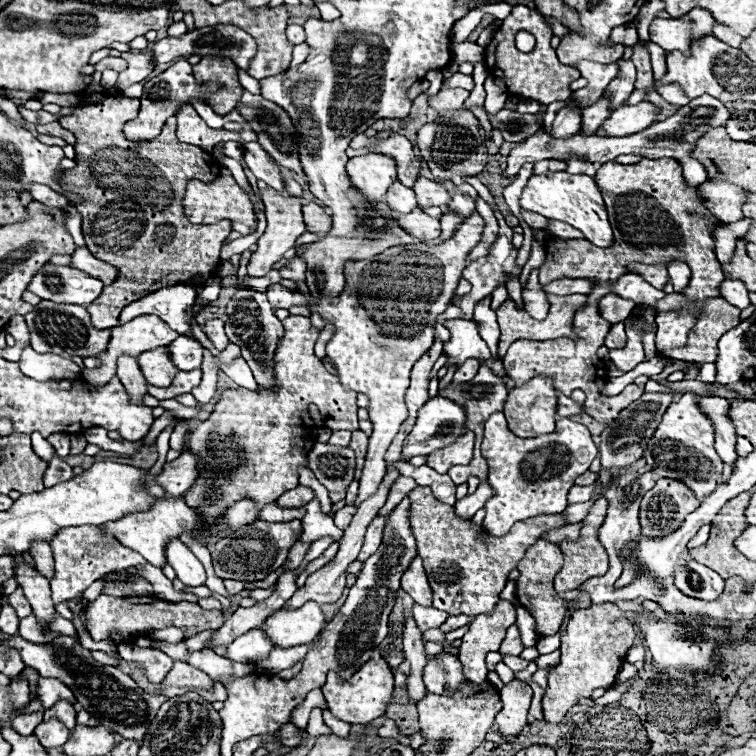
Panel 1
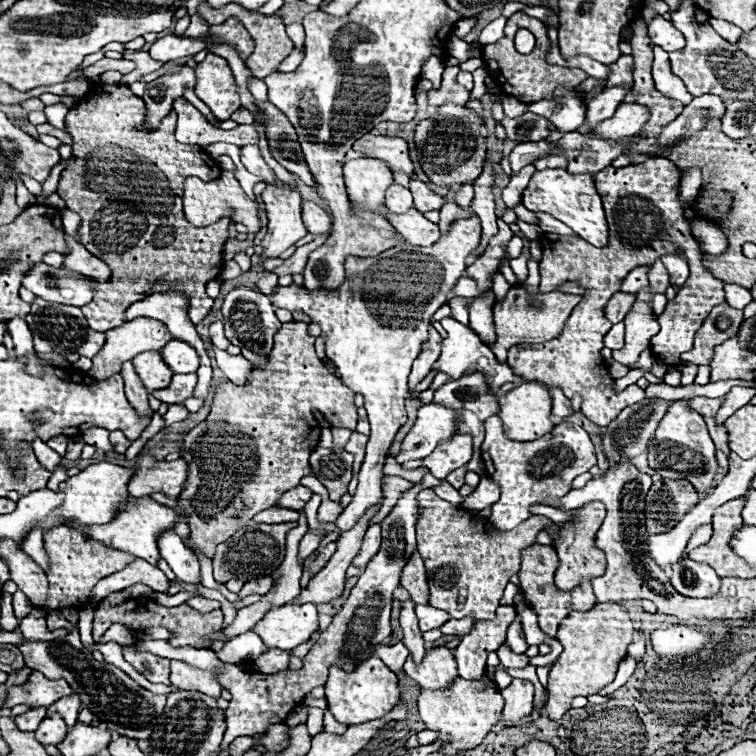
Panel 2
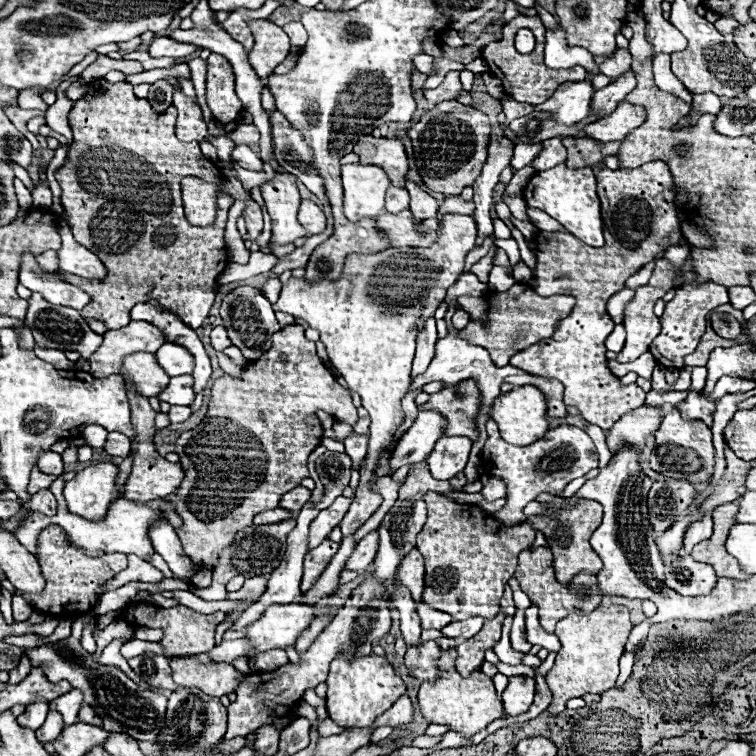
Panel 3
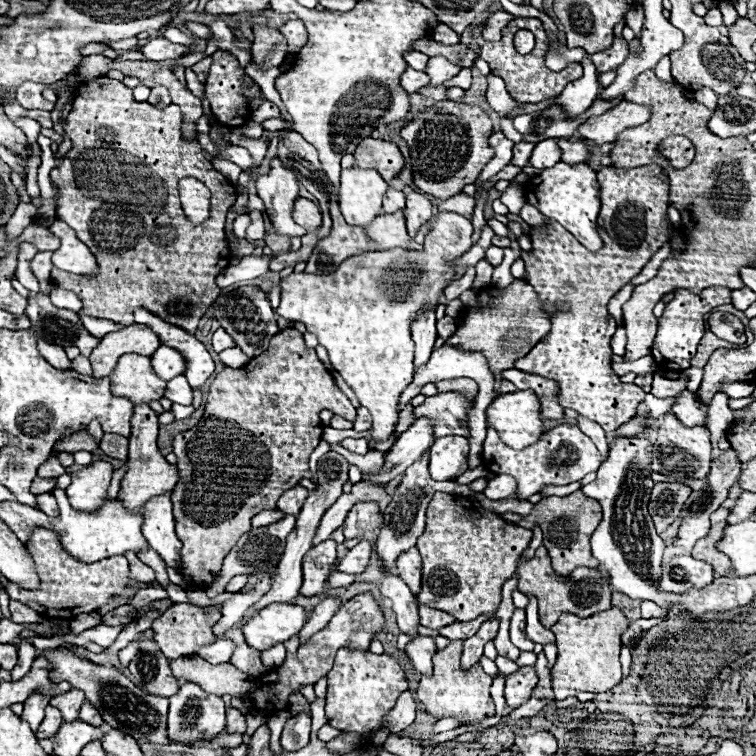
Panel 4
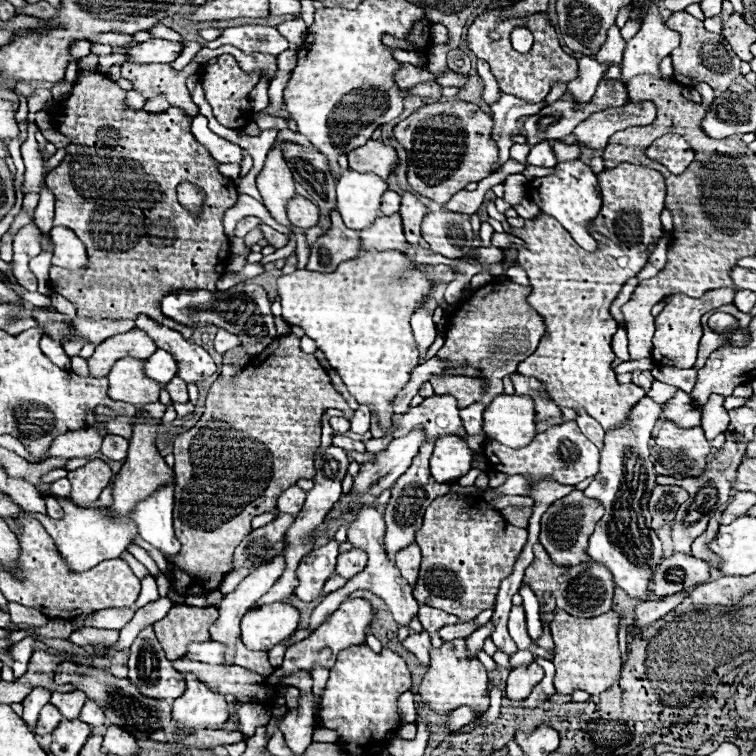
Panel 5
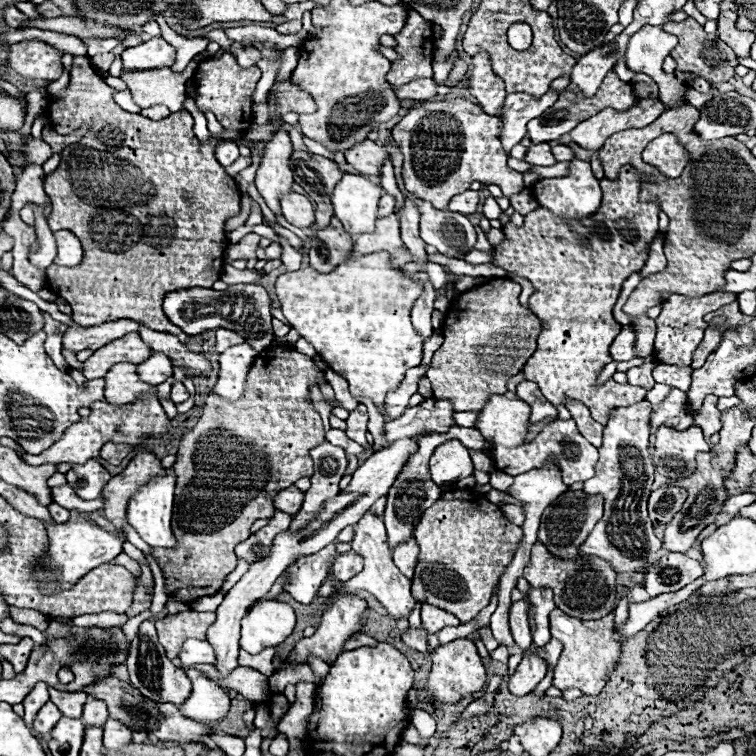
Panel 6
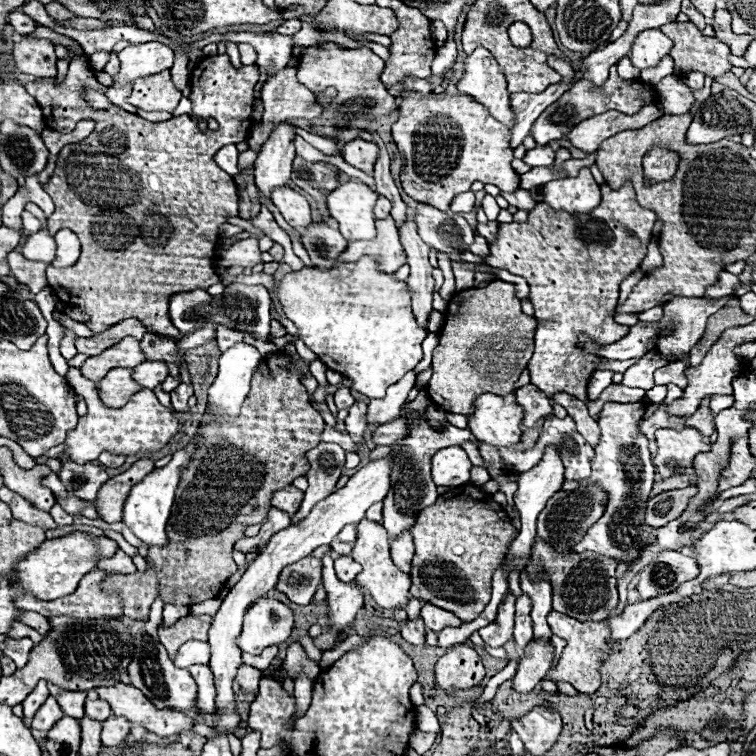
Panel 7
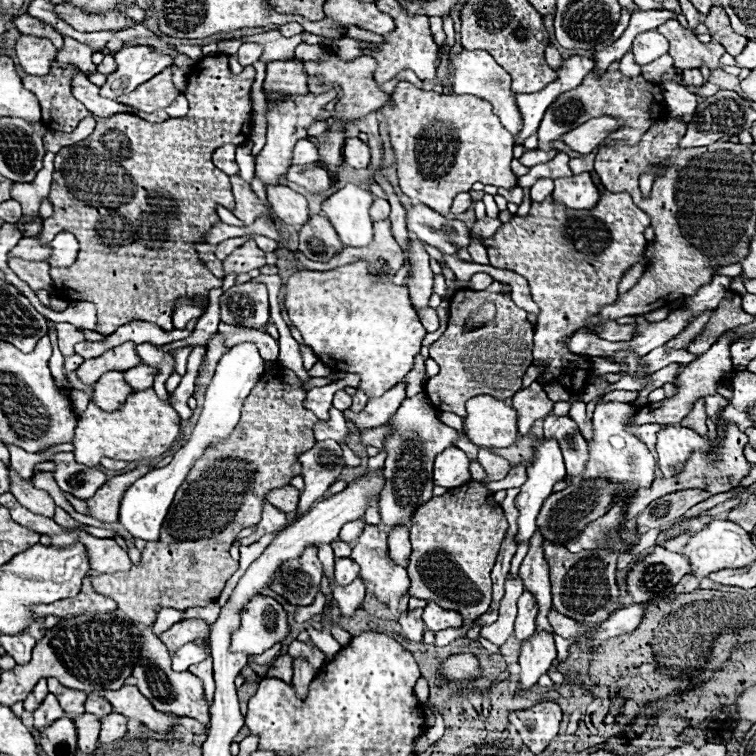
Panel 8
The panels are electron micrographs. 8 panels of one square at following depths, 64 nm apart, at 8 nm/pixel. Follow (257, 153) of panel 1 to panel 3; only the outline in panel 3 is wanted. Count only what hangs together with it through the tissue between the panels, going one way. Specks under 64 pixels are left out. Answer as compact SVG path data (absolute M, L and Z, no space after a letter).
M236 146L232 150L232 160L238 162L242 168L246 170L256 170L256 172L262 172L262 160L260 156L250 148L250 146Z

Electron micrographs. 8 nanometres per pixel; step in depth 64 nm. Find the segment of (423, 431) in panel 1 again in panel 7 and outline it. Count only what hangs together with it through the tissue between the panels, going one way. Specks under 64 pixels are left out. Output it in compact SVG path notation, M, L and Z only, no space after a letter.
M394 452L386 454L384 458L380 460L370 460L366 466L362 466L354 476L350 476L348 484L340 490L336 490L332 496L328 496L326 500L318 502L312 512L298 524L282 530L282 532L276 532L266 550L250 562L248 570L244 572L244 576L240 578L240 582L228 592L228 596L222 600L222 606L220 610L216 612L214 616L214 622L208 630L208 644L212 646L212 658L210 658L210 668L214 672L214 680L216 680L216 690L218 690L218 712L216 712L216 730L222 732L222 734L230 734L234 732L234 728L238 726L240 718L234 710L234 692L232 692L232 680L236 676L236 670L238 666L242 664L242 650L236 646L236 638L240 636L240 626L242 626L242 616L246 614L246 610L258 600L262 598L266 592L270 592L276 582L278 582L278 576L282 572L284 566L288 564L294 564L296 560L304 558L304 556L310 556L310 552L314 552L318 546L326 546L330 544L338 534L340 530L346 526L346 524L358 524L366 510L380 502L386 492L390 490L390 472L392 472L392 458L394 458Z

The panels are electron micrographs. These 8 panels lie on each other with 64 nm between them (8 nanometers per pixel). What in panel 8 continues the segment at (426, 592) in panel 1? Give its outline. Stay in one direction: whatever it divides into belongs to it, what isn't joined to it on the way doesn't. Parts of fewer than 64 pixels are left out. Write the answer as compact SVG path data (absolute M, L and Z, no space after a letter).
M398 526L390 532L388 536L388 548L390 548L390 558L400 564L402 568L408 566L408 558L410 558L410 552L412 552L412 546L410 546L410 536L408 536L408 526Z

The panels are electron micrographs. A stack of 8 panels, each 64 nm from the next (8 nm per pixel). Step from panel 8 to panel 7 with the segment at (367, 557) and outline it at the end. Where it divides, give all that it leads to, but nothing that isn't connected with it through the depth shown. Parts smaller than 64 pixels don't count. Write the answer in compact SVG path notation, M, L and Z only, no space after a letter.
M368 518L360 520L358 526L358 536L354 542L354 550L352 550L352 558L356 562L360 562L364 568L362 572L354 578L354 584L358 584L360 588L368 590L374 600L388 610L398 610L398 608L406 608L410 602L410 576L404 574L400 568L396 568L390 560L390 538L388 532L382 528L380 522L372 522Z

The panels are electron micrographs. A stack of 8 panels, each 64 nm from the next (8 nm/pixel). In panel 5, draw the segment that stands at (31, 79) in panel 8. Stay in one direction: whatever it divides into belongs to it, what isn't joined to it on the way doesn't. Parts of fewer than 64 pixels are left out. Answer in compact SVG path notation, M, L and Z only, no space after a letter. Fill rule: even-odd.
M222 54L222 56L216 56L216 64L210 64L210 66L206 66L202 70L200 80L202 80L202 86L204 86L206 100L210 102L212 110L214 110L214 116L218 118L218 122L222 126L236 128L236 130L239 128L241 130L245 128L246 124L252 122L252 108L250 108L248 94L260 82L260 76L256 72L254 74L248 74L248 72L240 70L240 66L238 66L238 62L236 62L236 58L232 54ZM80 70L78 80L64 102L64 108L56 110L54 114L56 130L72 138L64 160L46 176L46 184L56 196L54 226L68 226L78 234L88 250L90 264L76 272L52 265L52 290L72 300L80 318L136 320L138 314L148 314L152 320L174 328L189 339L194 328L166 318L160 310L160 302L170 292L180 290L216 292L216 280L224 274L230 262L230 244L222 228L222 218L224 212L238 202L236 184L218 172L218 162L194 140L190 134L190 118L180 108L172 106L162 114L132 110L126 106L126 90L122 90L104 74ZM238 118L246 118L246 122L232 124ZM182 180L196 184L204 192L206 224L200 224L200 218L190 216L178 204L176 186Z

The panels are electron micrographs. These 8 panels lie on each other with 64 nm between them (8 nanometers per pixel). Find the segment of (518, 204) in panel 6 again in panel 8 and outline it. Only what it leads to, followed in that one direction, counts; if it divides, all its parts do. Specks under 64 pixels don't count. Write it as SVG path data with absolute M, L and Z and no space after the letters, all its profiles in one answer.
M514 186L512 190L498 188L498 194L504 196L508 202L514 202L514 204L522 204L522 200L524 200L524 190L520 186Z

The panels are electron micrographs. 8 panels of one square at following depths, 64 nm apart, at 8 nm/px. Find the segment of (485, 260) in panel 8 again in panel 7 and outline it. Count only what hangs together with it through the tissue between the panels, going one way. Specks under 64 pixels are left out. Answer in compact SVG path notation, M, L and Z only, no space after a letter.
M476 235L474 243L470 245L468 250L481 258L486 258L489 254L489 242L482 236Z

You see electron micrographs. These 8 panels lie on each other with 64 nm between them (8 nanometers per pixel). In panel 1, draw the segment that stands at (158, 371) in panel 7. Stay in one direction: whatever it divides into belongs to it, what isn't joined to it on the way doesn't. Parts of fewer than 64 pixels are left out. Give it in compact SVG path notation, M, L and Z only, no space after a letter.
M178 336L178 340L174 340L172 344L168 344L168 350L172 354L174 364L180 370L194 370L200 368L202 364L202 354L204 354L204 346L196 340L196 338L188 338L188 336Z

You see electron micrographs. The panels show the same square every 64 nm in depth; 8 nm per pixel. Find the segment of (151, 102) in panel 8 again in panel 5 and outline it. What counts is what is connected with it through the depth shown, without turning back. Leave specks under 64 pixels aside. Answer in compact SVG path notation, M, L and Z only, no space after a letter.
M124 62L121 77L134 82L134 90L140 90L146 98L162 92L166 94L172 106L182 108L190 118L198 114L198 106L192 102L192 96L184 84L186 76L198 72L199 64L190 62L182 72L170 68L170 64L135 64Z

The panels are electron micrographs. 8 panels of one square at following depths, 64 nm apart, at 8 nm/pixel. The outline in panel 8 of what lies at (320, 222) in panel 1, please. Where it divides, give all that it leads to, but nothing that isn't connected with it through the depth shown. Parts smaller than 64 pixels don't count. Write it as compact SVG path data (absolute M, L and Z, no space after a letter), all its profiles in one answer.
M270 186L270 188L266 188L266 194L268 194L268 200L270 200L274 212L286 224L302 226L308 222L308 218L310 218L308 202L302 194L294 192L288 186Z

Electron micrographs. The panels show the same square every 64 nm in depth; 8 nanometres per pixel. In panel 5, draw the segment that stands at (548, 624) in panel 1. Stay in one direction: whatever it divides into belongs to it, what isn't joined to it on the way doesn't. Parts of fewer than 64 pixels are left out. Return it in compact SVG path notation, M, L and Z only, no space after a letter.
M540 544L534 546L534 562L524 572L524 584L532 588L538 598L542 598L544 592L552 592L556 600L556 608L566 610L578 618L586 618L586 616L590 618L590 616L600 616L602 612L608 612L612 606L612 596L614 596L612 574L602 564L594 562L594 564L580 564L572 568L558 568L552 564L550 556Z

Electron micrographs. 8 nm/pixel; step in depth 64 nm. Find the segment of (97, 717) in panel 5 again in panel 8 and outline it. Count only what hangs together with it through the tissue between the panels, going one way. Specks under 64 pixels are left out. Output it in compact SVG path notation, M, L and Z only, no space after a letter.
M90 692L88 700L86 700L86 712L94 714L94 716L98 716L102 720L102 718L106 718L112 712L112 706L98 692Z

